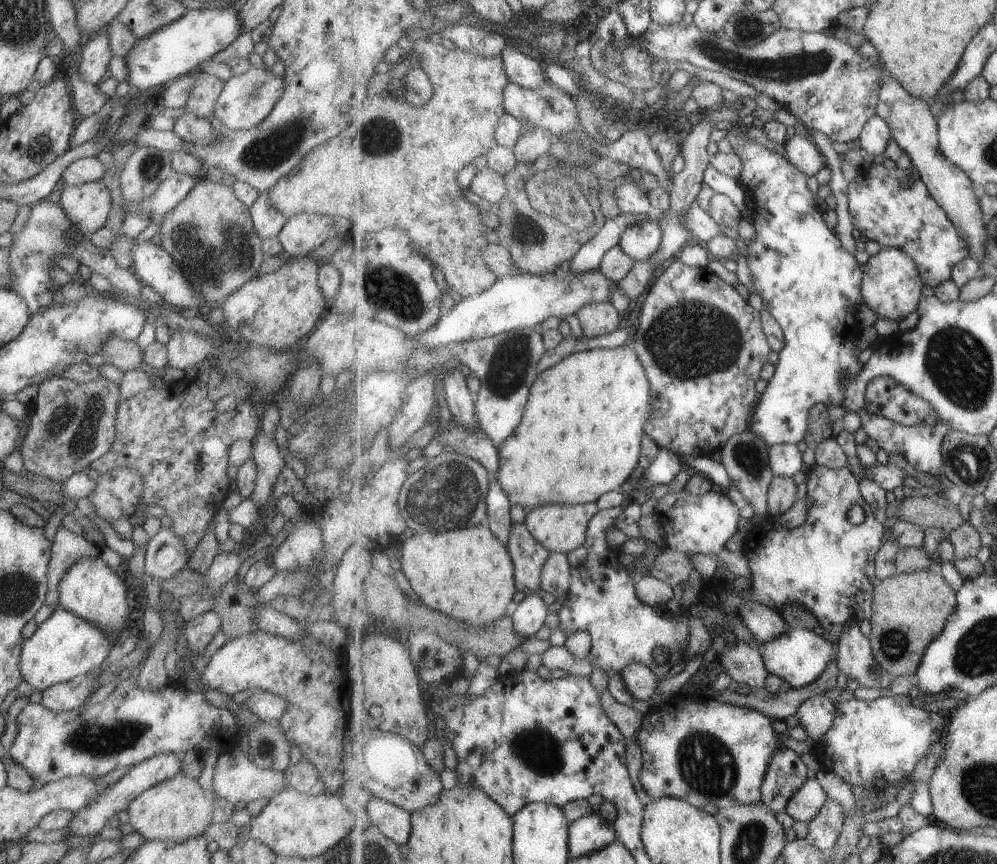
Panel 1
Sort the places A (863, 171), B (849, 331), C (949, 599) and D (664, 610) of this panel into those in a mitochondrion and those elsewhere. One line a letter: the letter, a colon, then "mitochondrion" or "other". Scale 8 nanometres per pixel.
A: other
B: other
C: other
D: other

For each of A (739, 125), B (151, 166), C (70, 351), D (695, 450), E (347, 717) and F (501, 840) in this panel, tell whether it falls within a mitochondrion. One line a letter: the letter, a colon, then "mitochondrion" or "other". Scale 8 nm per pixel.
A: other
B: mitochondrion
C: other
D: other
E: other
F: other

